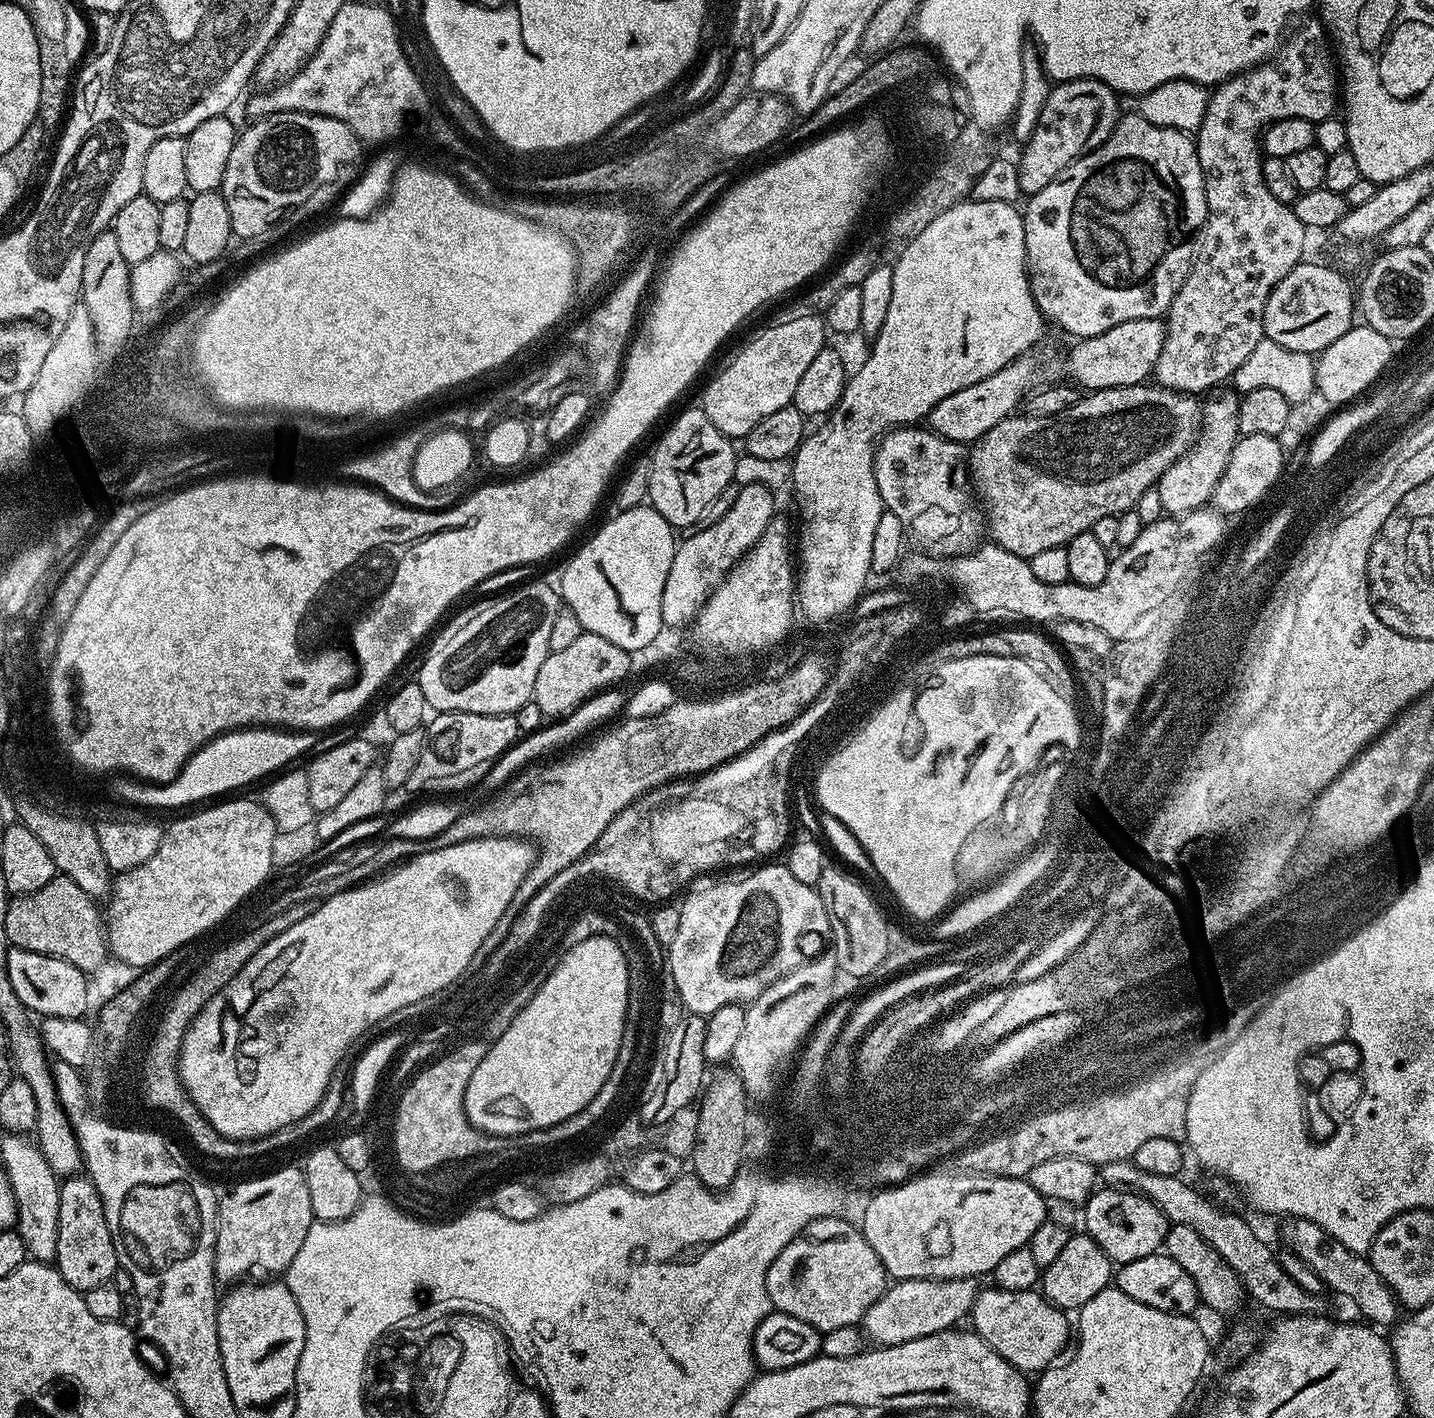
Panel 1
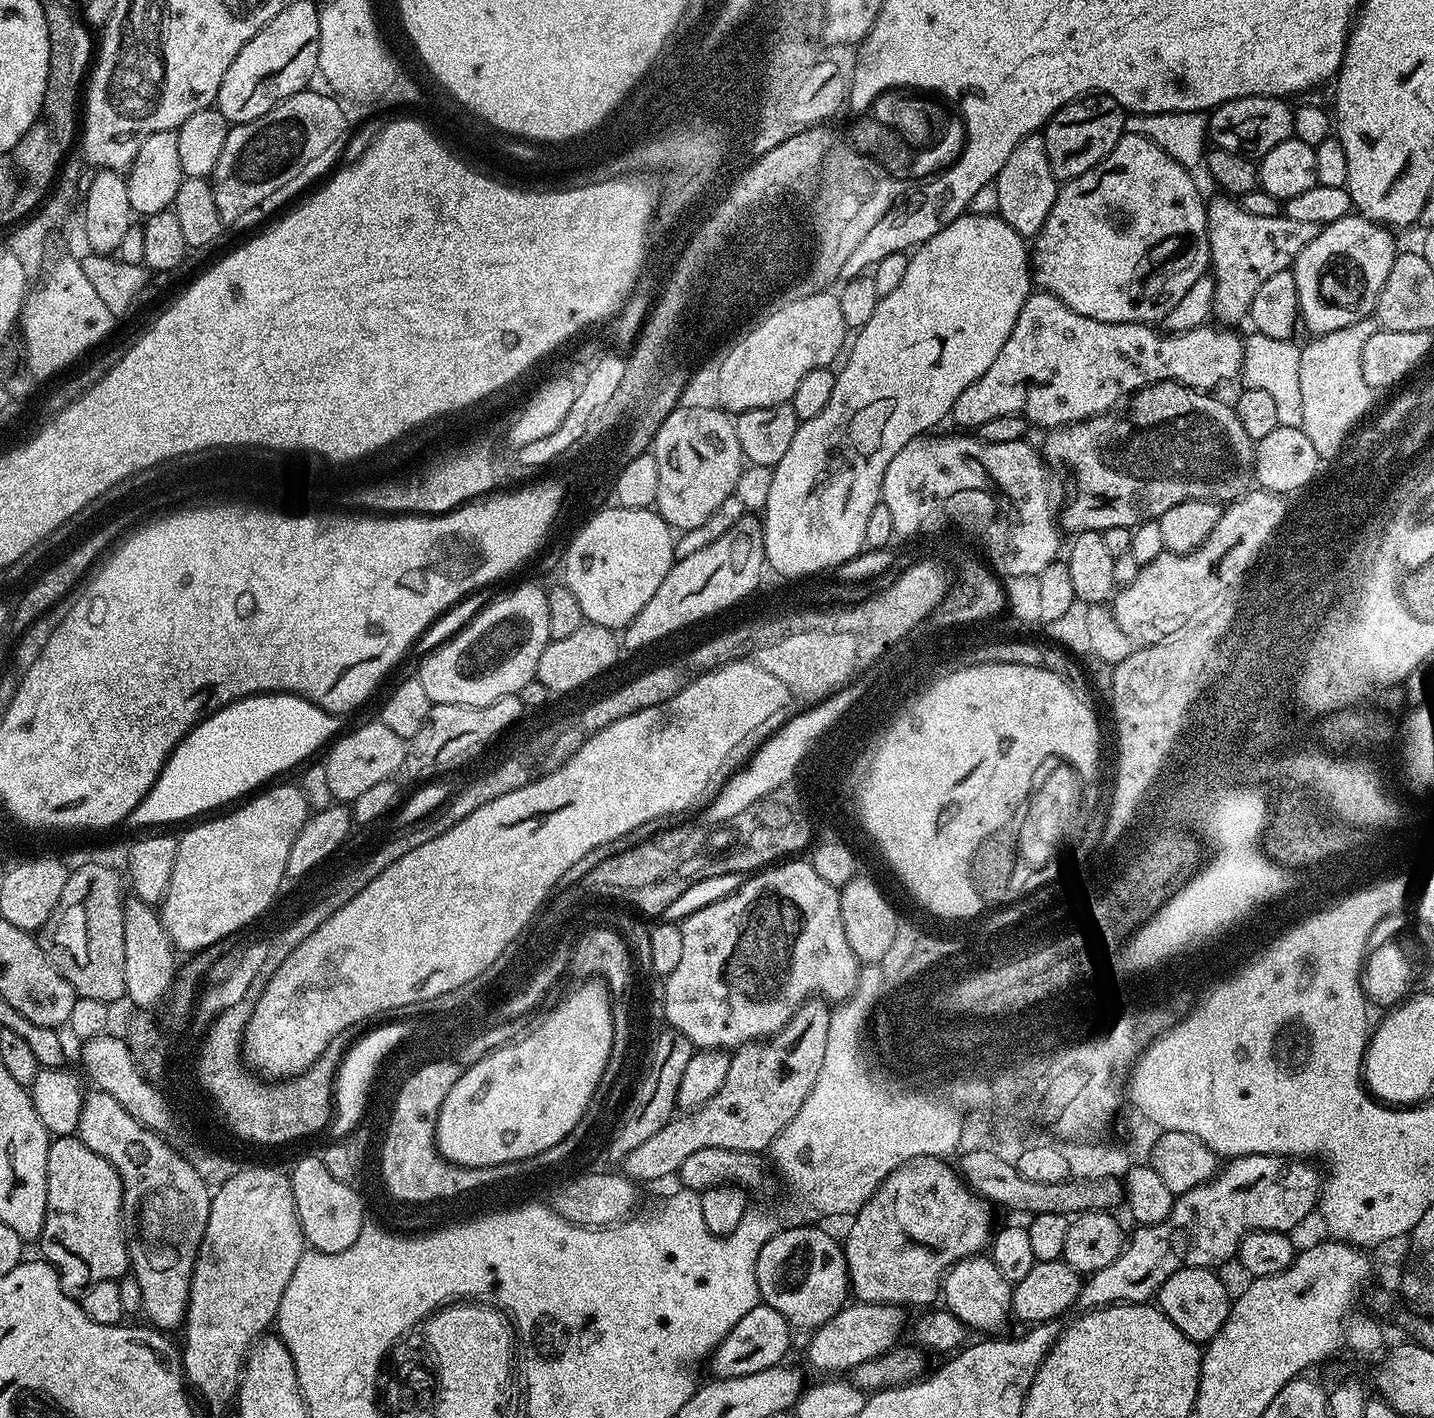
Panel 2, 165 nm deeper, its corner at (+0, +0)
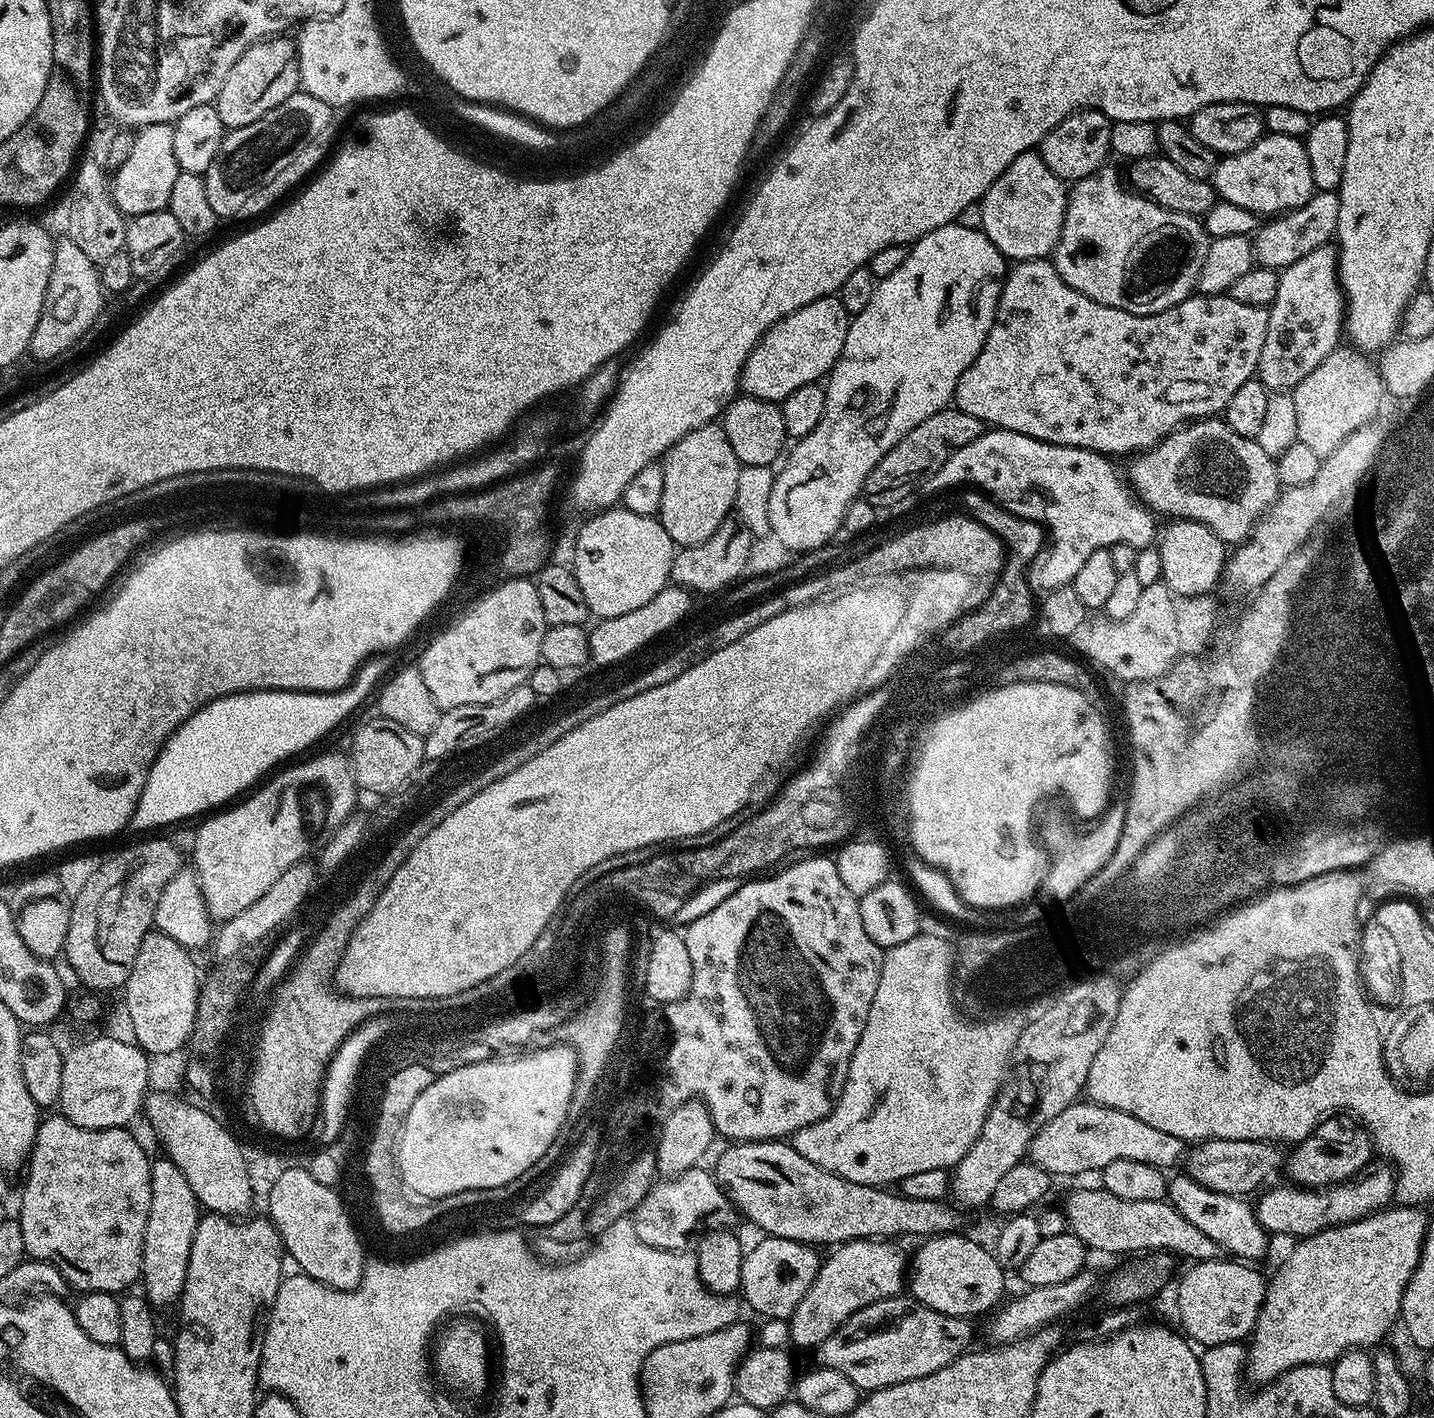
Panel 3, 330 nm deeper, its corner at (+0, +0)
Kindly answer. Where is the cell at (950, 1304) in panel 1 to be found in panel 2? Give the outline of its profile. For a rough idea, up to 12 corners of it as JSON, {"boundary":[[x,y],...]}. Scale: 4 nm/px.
{"boundary":[[849,1303],[806,1351],[820,1374],[848,1374],[897,1347],[905,1309]]}

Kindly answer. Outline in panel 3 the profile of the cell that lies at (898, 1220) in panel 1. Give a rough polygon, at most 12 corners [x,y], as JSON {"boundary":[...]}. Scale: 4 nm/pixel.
{"boundary":[[884,1238],[823,1257],[788,1320],[815,1349],[862,1306],[899,1296],[906,1256]]}

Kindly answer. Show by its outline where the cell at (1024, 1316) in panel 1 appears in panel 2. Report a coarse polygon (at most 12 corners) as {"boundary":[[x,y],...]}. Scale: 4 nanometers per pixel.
{"boundary":[[987,1255],[958,1260],[942,1285],[947,1311],[992,1334],[1013,1285]]}

